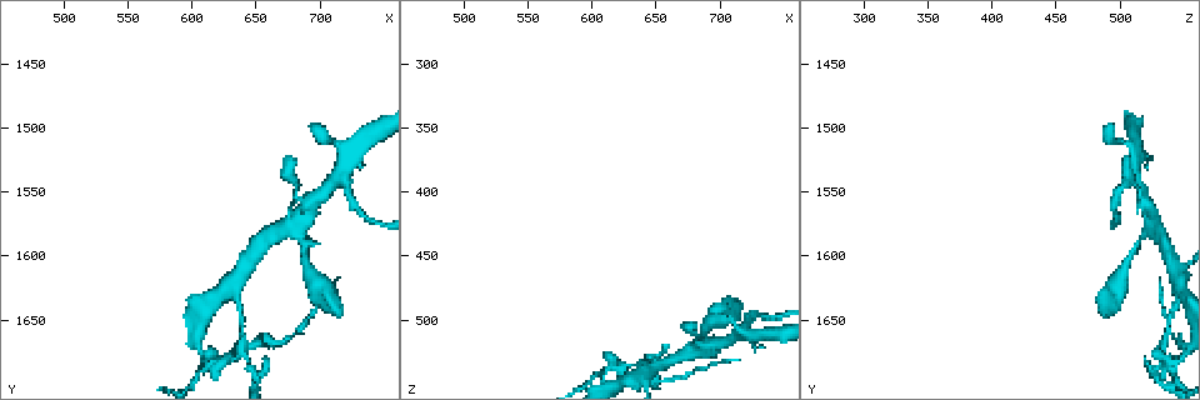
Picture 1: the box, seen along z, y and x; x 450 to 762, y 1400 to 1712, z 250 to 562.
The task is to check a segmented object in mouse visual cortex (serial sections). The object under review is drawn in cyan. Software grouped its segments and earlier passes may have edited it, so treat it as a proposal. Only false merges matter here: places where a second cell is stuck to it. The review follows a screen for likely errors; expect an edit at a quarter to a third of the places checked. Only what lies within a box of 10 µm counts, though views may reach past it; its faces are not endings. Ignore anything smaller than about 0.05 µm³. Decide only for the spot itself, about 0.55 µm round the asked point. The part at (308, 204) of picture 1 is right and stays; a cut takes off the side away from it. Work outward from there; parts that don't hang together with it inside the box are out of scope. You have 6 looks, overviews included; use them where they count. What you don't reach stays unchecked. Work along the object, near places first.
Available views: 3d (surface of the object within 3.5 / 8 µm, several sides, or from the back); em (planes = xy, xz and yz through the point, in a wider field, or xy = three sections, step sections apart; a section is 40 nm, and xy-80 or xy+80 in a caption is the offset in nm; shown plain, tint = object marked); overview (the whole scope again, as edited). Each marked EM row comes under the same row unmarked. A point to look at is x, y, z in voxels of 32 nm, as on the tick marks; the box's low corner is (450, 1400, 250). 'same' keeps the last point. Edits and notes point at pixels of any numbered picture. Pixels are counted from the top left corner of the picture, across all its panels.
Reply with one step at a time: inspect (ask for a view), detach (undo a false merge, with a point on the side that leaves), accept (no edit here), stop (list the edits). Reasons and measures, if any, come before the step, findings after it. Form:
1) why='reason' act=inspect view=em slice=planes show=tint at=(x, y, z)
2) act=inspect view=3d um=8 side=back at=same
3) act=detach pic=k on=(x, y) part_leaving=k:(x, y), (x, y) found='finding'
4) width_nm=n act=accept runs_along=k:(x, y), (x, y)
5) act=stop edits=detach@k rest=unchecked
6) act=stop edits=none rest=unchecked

why='two arms in line, one across' act=inspect view=3d um=3.5 at=(726, 1518, 514)

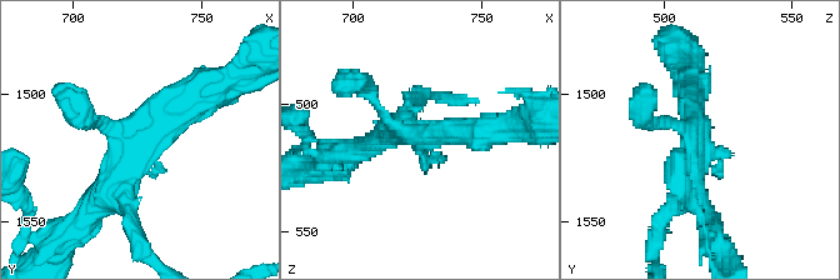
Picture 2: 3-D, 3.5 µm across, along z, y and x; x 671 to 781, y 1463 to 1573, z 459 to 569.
why='need the tissue' act=inspect view=em slice=xy step=5 show=tint at=(725, 1519, 512)

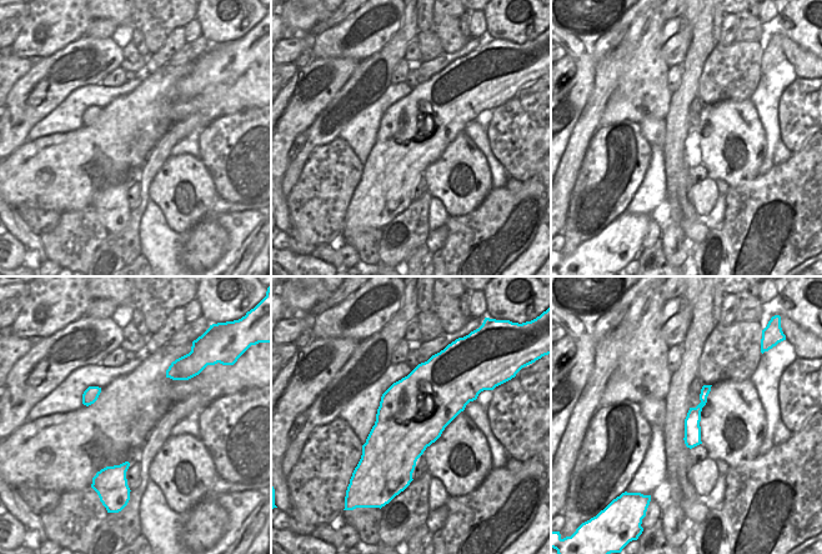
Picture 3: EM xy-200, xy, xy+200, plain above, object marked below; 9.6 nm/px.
act=accept runs_along=2:(95, 208), (206, 89) found='one cell here'

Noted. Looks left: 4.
why='a narrow waist' act=inspect view=3d um=8 at=(686, 1592, 514)

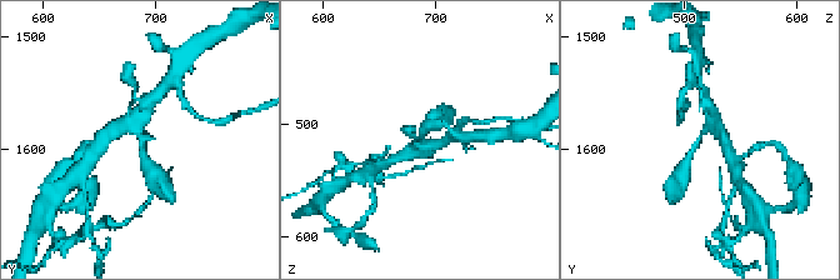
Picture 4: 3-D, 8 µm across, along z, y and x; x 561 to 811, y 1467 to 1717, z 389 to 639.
act=inspect view=3d um=3.5 at=same

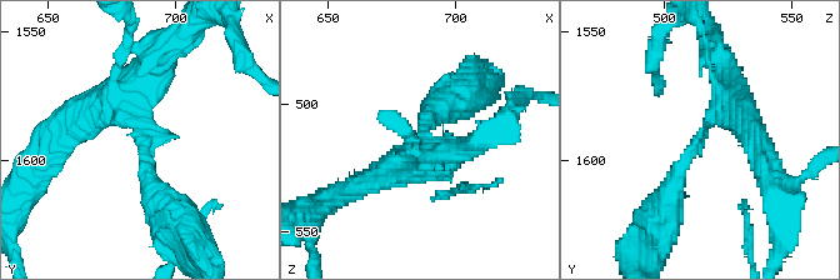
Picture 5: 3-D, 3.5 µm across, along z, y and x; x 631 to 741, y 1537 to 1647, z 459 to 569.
act=accept runs_along=5:(726, 76), (729, 95), (665, 206) found='all the same cell'

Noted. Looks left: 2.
act=stop edits=none rest=unchecked

